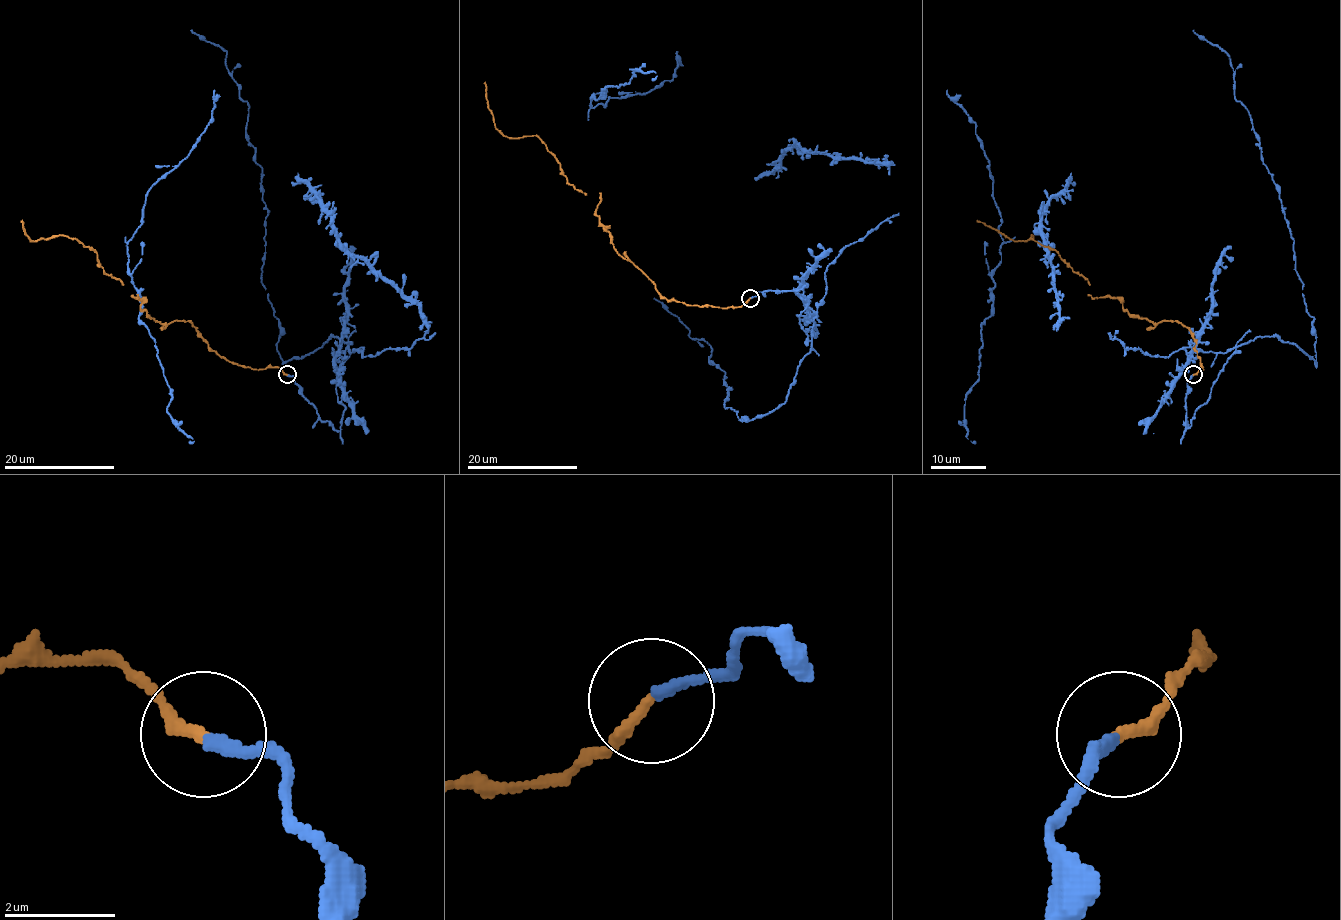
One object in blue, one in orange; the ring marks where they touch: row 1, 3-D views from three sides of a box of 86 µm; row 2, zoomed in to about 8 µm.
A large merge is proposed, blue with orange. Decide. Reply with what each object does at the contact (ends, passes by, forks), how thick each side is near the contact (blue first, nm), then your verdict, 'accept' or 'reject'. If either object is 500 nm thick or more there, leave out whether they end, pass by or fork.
blue ends there; orange ends there; 200 nm thick on the blue side, 200 nm on the other; accept

